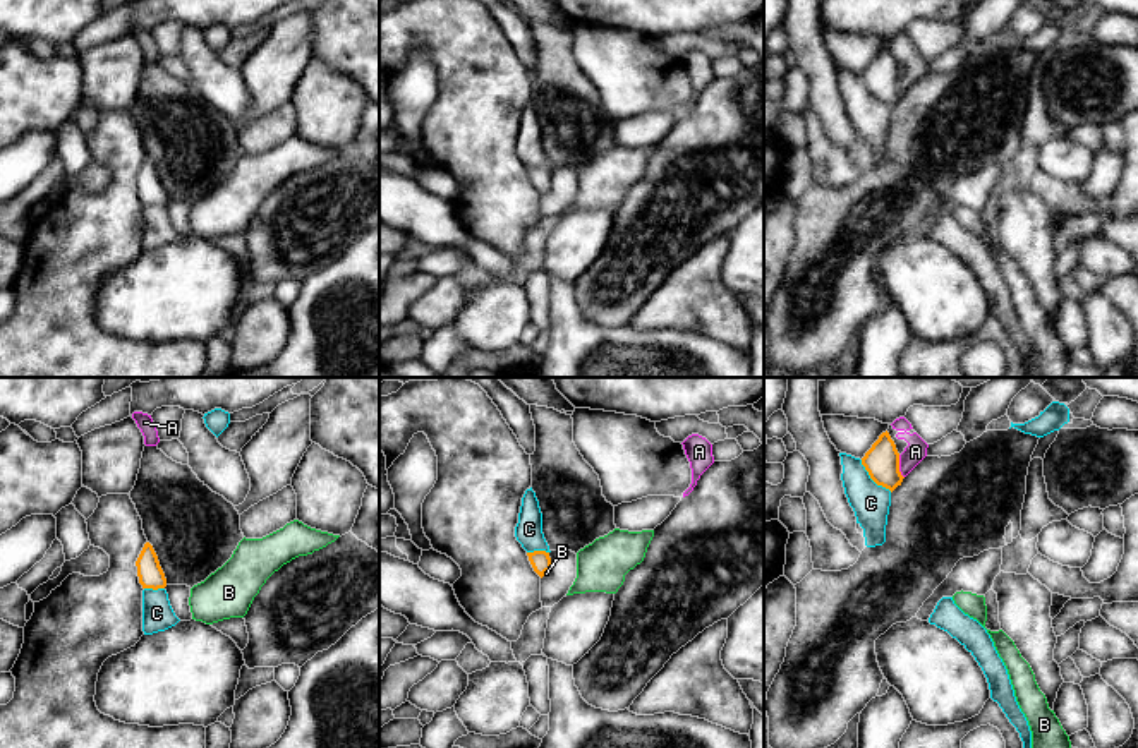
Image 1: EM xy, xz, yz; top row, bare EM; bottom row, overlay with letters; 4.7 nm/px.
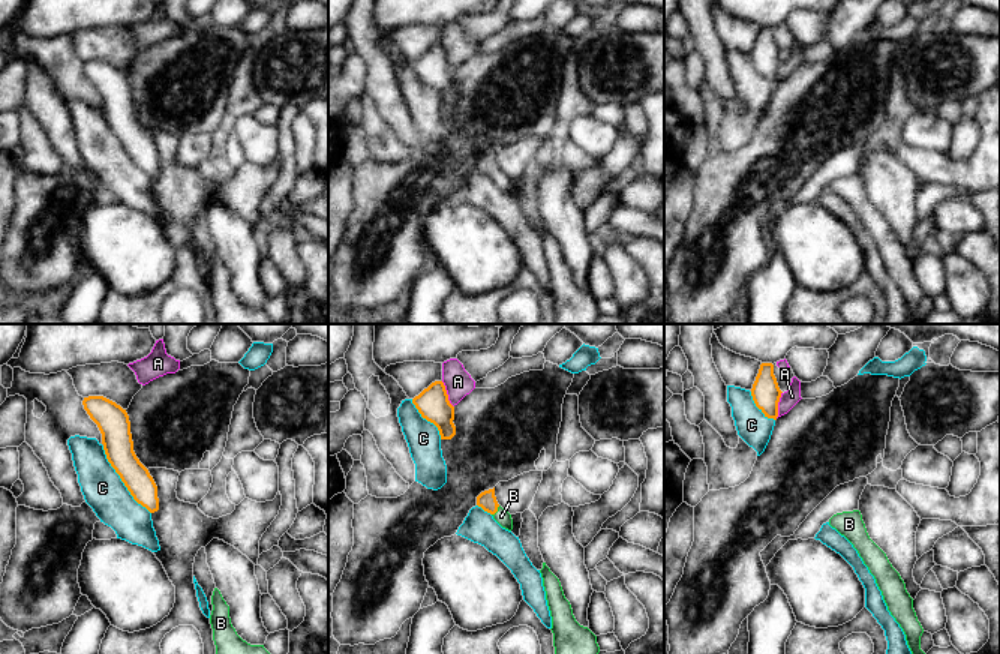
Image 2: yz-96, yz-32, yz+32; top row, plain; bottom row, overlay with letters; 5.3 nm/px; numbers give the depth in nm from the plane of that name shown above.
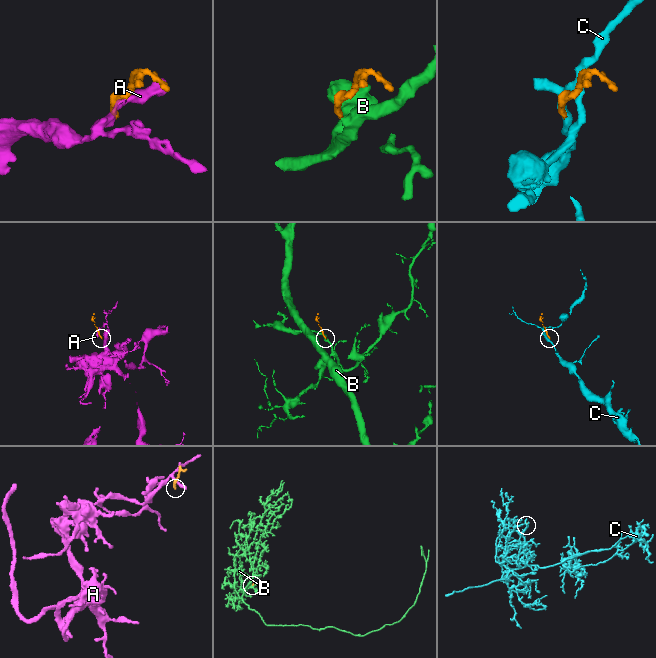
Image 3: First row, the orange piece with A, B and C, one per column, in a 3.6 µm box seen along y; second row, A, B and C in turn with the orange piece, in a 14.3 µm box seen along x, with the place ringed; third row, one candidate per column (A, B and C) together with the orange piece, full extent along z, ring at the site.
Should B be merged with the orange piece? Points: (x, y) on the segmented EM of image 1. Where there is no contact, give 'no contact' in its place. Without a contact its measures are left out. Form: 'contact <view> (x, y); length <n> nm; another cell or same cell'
contact xz (544, 572); length 40 nm; same cell

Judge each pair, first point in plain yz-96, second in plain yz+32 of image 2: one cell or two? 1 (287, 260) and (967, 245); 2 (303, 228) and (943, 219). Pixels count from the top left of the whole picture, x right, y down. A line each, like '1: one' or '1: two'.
1: two
2: one

